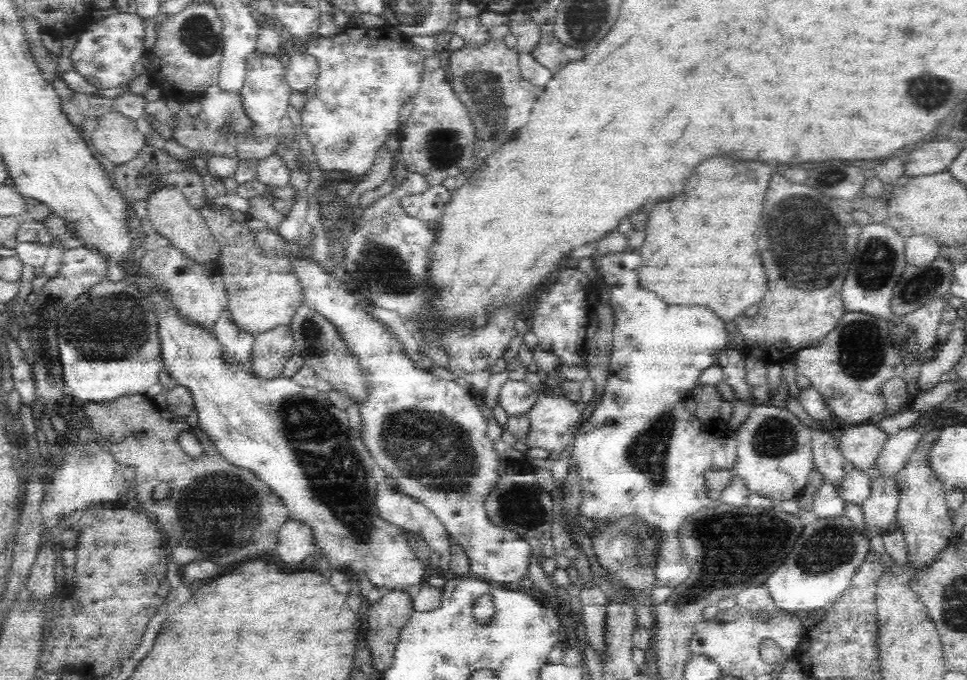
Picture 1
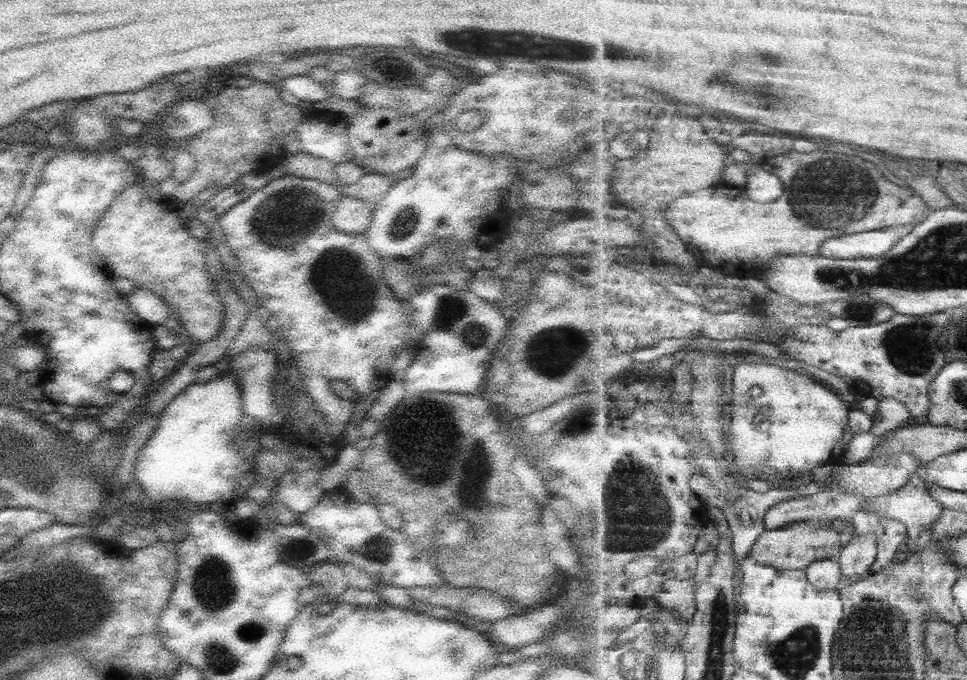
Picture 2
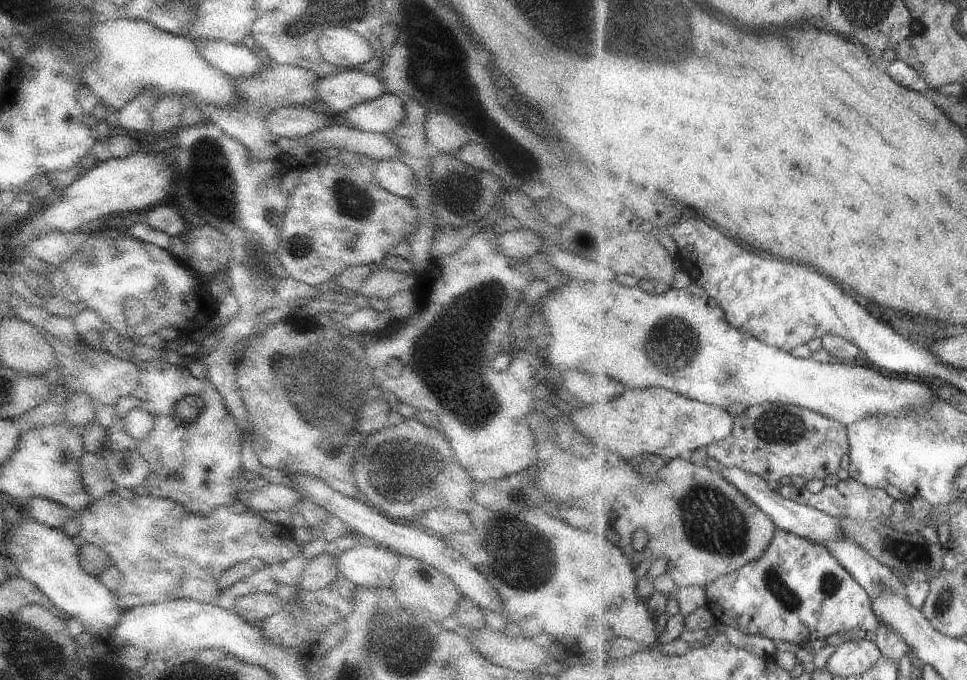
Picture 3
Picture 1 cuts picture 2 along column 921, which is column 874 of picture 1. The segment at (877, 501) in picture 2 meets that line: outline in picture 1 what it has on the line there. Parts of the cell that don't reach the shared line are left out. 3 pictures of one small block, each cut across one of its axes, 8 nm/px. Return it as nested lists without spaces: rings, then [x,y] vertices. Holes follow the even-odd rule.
[[[871,476],[870,496],[860,504],[867,528],[877,533],[891,529],[896,522],[897,502],[895,477]]]

